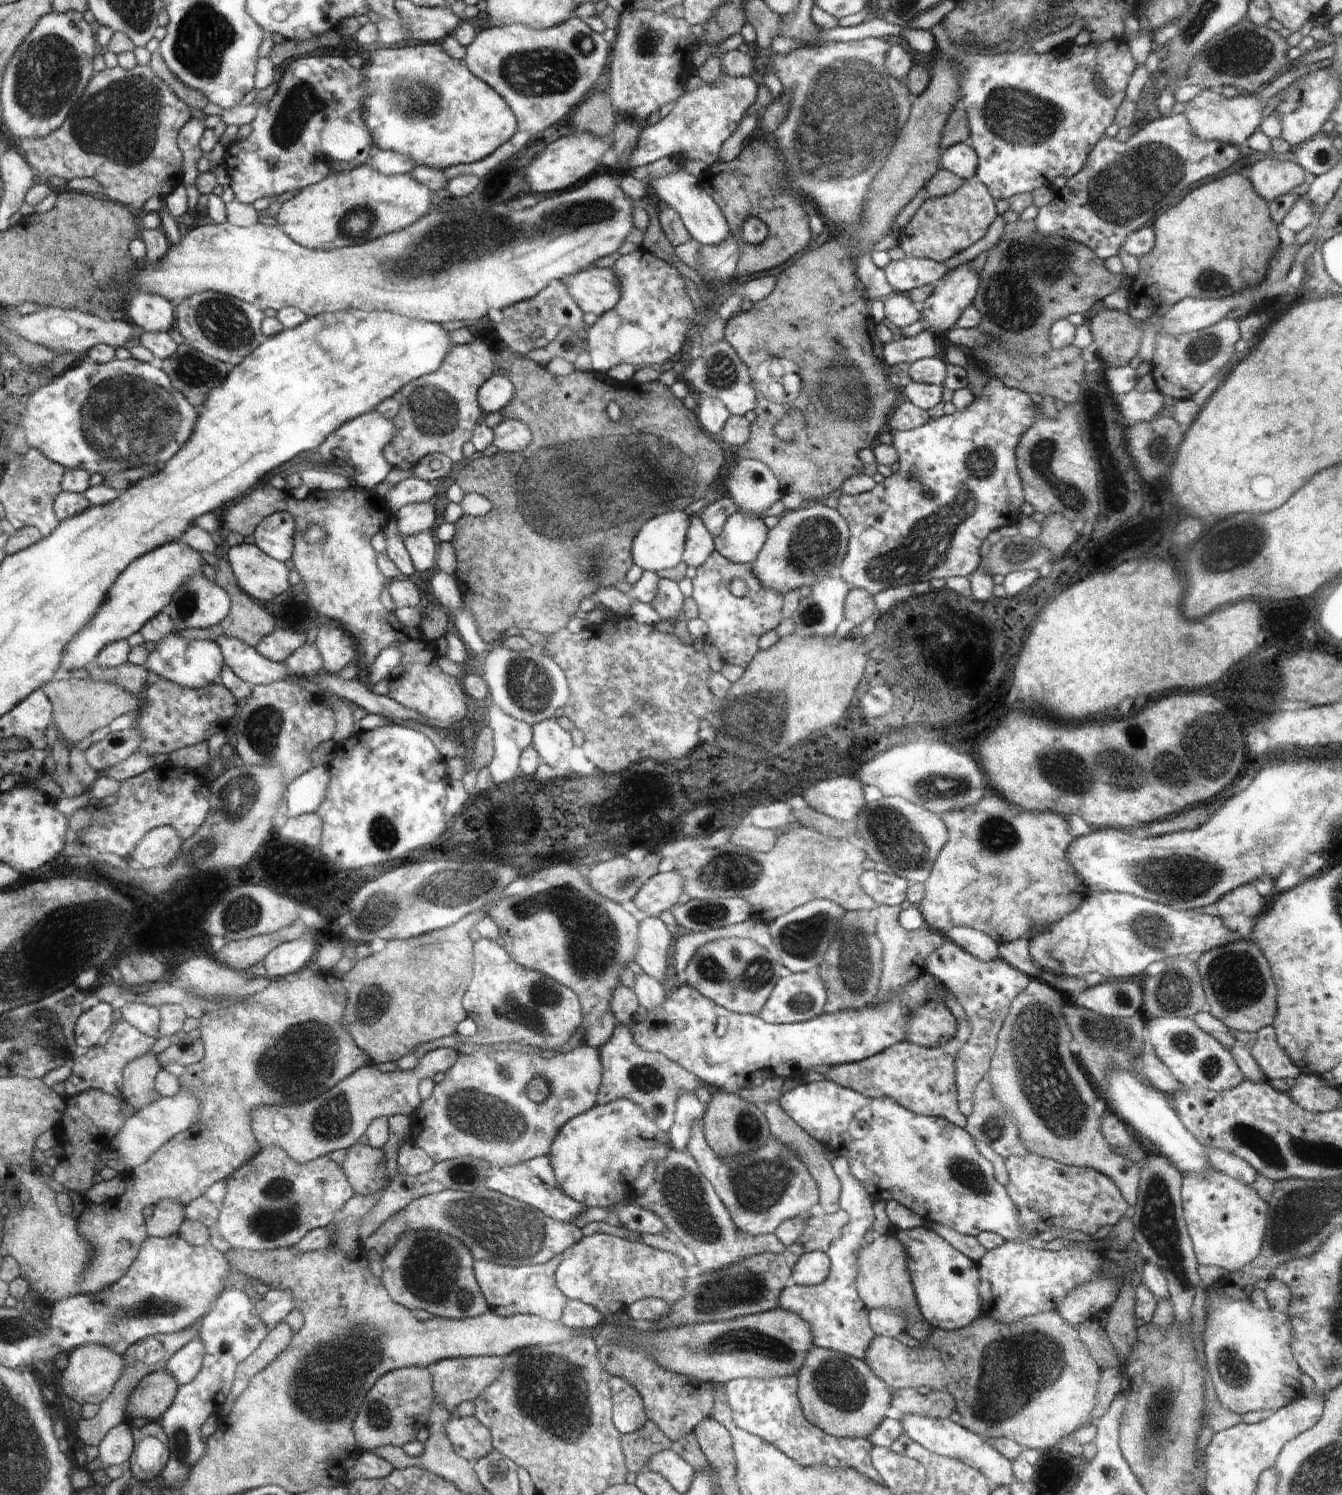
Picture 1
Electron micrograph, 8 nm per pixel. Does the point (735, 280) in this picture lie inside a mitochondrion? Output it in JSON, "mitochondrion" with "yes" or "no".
{"mitochondrion":"no"}

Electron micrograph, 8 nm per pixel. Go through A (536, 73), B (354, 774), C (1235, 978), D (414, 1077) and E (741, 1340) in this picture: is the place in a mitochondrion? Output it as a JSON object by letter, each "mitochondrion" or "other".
{"A":"mitochondrion","B":"other","C":"mitochondrion","D":"other","E":"mitochondrion"}

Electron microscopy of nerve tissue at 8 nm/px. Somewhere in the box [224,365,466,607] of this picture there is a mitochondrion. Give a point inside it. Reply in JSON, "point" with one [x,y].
{"point":[434,412]}

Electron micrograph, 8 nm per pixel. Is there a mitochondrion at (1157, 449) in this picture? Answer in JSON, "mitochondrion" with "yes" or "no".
{"mitochondrion":"yes"}

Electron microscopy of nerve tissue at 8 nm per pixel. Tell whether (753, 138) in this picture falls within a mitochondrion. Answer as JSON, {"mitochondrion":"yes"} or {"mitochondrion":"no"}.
{"mitochondrion":"no"}

